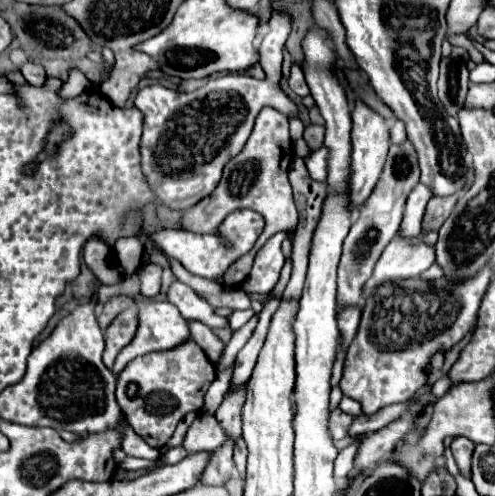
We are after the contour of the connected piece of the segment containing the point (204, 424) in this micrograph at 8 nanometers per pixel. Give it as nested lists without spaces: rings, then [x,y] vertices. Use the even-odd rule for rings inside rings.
[[[200,414],[192,426],[188,428],[182,446],[192,454],[192,452],[210,452],[214,450],[226,436],[222,434],[222,428],[218,426],[216,418],[210,414]]]

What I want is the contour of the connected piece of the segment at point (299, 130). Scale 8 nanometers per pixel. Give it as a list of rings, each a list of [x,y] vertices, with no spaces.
[[[290,115],[288,117],[288,120],[289,120],[289,125],[290,125],[291,139],[293,141],[296,141],[296,140],[302,138],[303,132],[305,129],[302,121],[298,117],[295,117],[293,115]]]

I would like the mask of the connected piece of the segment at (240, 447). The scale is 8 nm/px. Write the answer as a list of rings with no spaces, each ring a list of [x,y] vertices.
[[[238,438],[236,446],[234,446],[234,464],[236,464],[236,470],[242,478],[244,478],[244,472],[246,472],[246,456],[248,456],[246,442],[242,438]]]

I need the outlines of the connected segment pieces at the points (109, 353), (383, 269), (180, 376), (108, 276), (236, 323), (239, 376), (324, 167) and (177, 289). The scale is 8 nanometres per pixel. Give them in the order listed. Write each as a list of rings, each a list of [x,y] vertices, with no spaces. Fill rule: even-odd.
[[[128,308],[120,312],[112,324],[104,330],[106,334],[106,350],[104,350],[104,364],[112,368],[116,354],[134,338],[136,332],[136,310]]]
[[[396,236],[384,248],[380,260],[376,262],[372,278],[362,288],[362,296],[368,298],[384,282],[418,278],[432,264],[434,264],[434,248],[426,246],[420,238],[406,240],[406,238]]]
[[[186,340],[170,350],[134,358],[118,374],[116,400],[120,402],[120,410],[130,426],[134,426],[136,434],[140,434],[154,448],[162,448],[172,438],[176,424],[184,418],[184,414],[192,410],[198,412],[202,408],[202,398],[216,378],[216,368],[200,346],[196,358],[196,346],[198,344],[194,340]],[[166,400],[176,402],[176,406],[168,406]]]
[[[89,240],[84,246],[83,259],[102,284],[114,285],[118,283],[119,272],[115,266],[112,270],[110,250],[104,242]]]
[[[252,308],[232,312],[232,316],[230,316],[230,328],[232,328],[232,330],[238,330],[240,326],[244,326],[244,324],[250,320],[250,316],[252,316],[252,314],[254,314],[254,310],[252,310]]]
[[[270,300],[262,312],[260,312],[260,320],[258,320],[258,326],[254,330],[254,334],[250,336],[250,340],[246,342],[246,346],[238,352],[236,356],[236,362],[234,362],[234,372],[232,372],[232,384],[230,384],[230,390],[228,392],[236,392],[238,388],[242,388],[250,374],[252,374],[252,368],[256,364],[256,358],[258,358],[258,352],[264,344],[264,338],[266,338],[266,332],[268,332],[268,324],[270,324],[270,318],[274,314],[274,310],[278,308],[278,300]]]
[[[322,146],[306,160],[308,174],[310,174],[310,178],[316,178],[316,182],[326,182],[326,176],[328,176],[328,153],[328,149]]]
[[[179,280],[172,283],[169,291],[167,292],[167,300],[172,302],[180,314],[190,320],[200,320],[211,329],[226,327],[229,322],[228,319],[222,316],[214,316],[214,308],[200,298],[190,286],[180,282]]]

